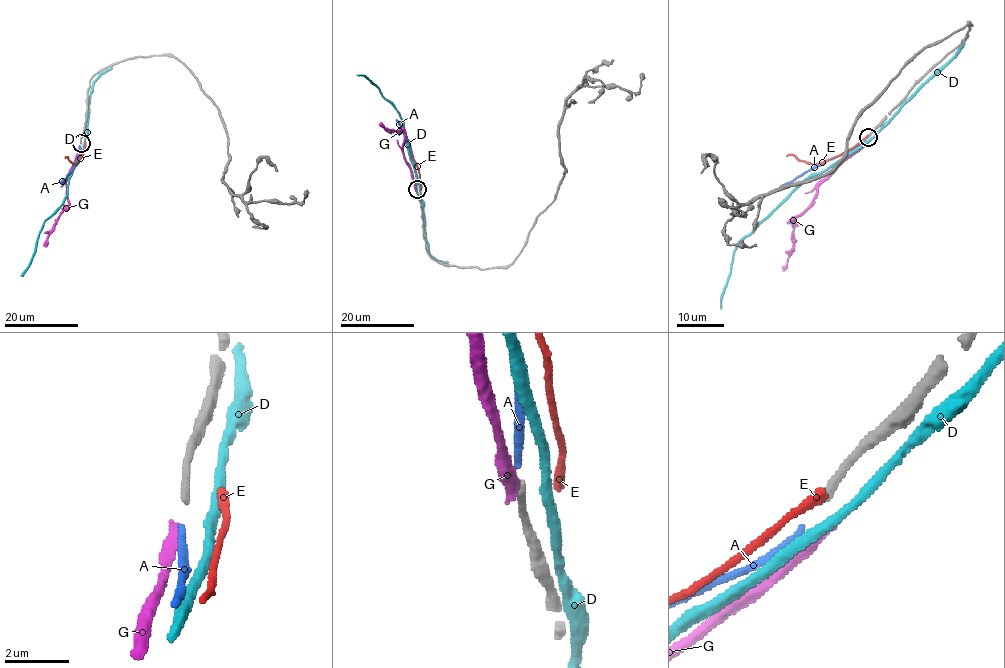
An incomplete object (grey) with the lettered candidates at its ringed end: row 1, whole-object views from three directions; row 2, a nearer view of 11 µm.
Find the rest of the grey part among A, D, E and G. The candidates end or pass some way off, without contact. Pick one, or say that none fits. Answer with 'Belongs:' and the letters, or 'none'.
Belongs: A

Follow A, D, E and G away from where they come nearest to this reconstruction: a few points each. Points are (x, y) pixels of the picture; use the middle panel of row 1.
A: (417, 187), (411, 148), (396, 119)
D: (418, 189), (399, 112), (368, 78), (357, 74)
E: (420, 188), (420, 176), (401, 126)
G: (417, 188), (402, 151), (405, 132), (390, 131), (381, 123)

